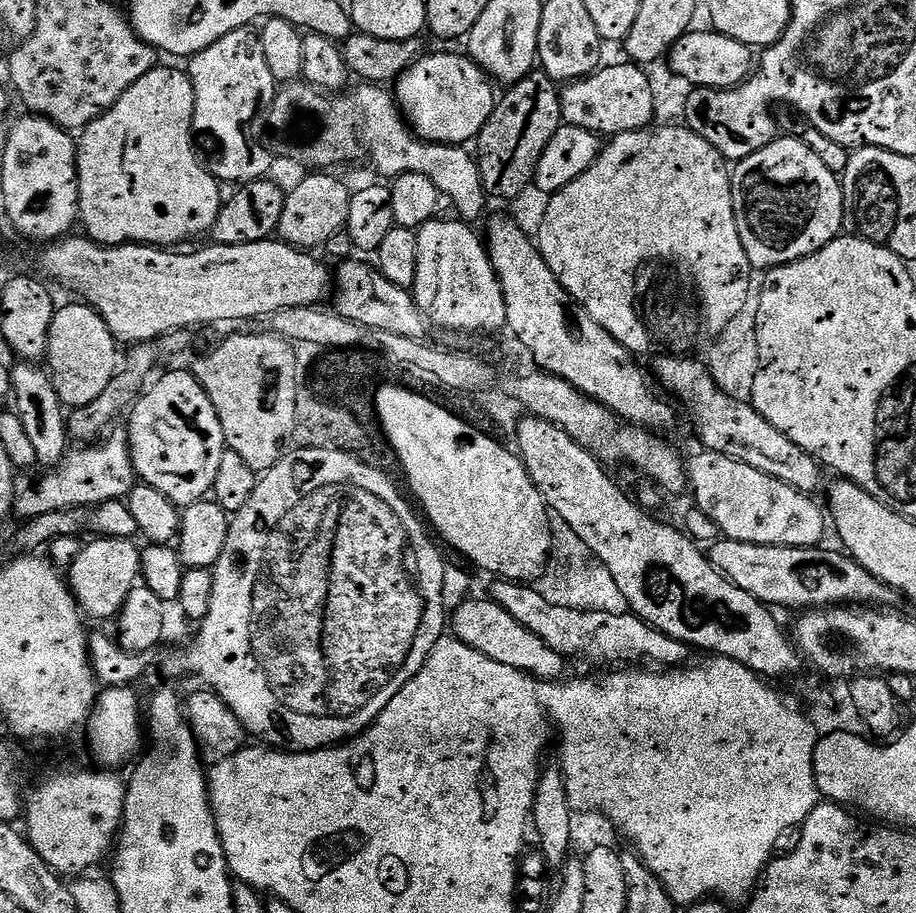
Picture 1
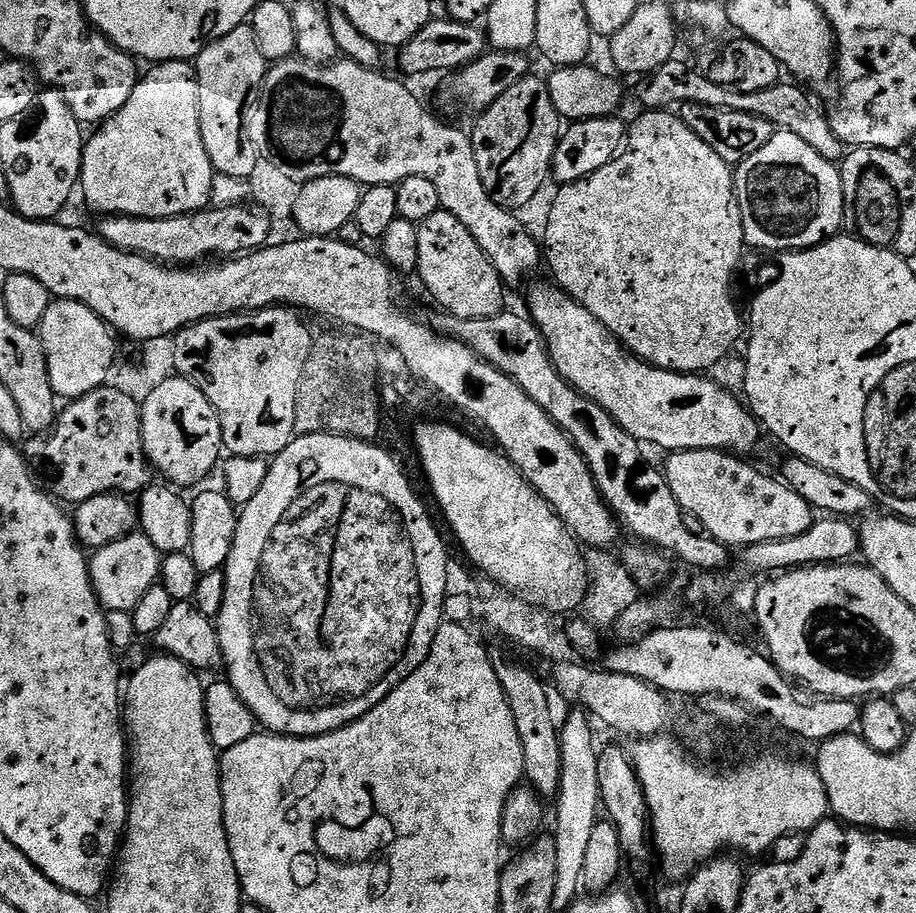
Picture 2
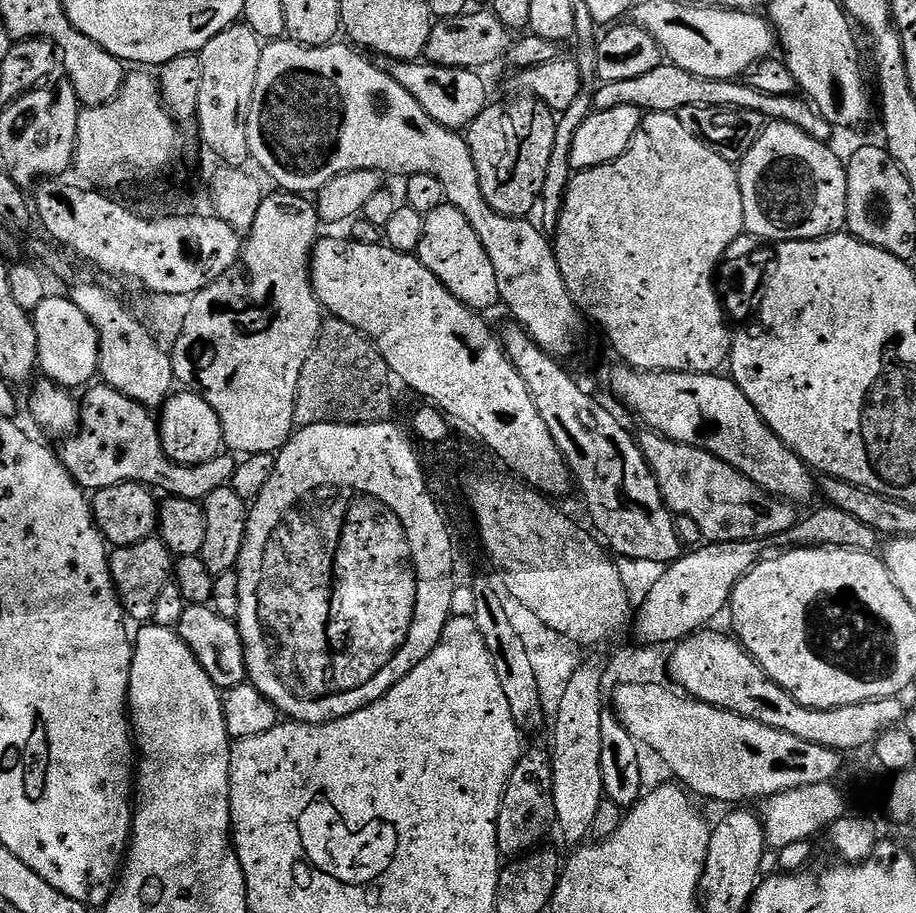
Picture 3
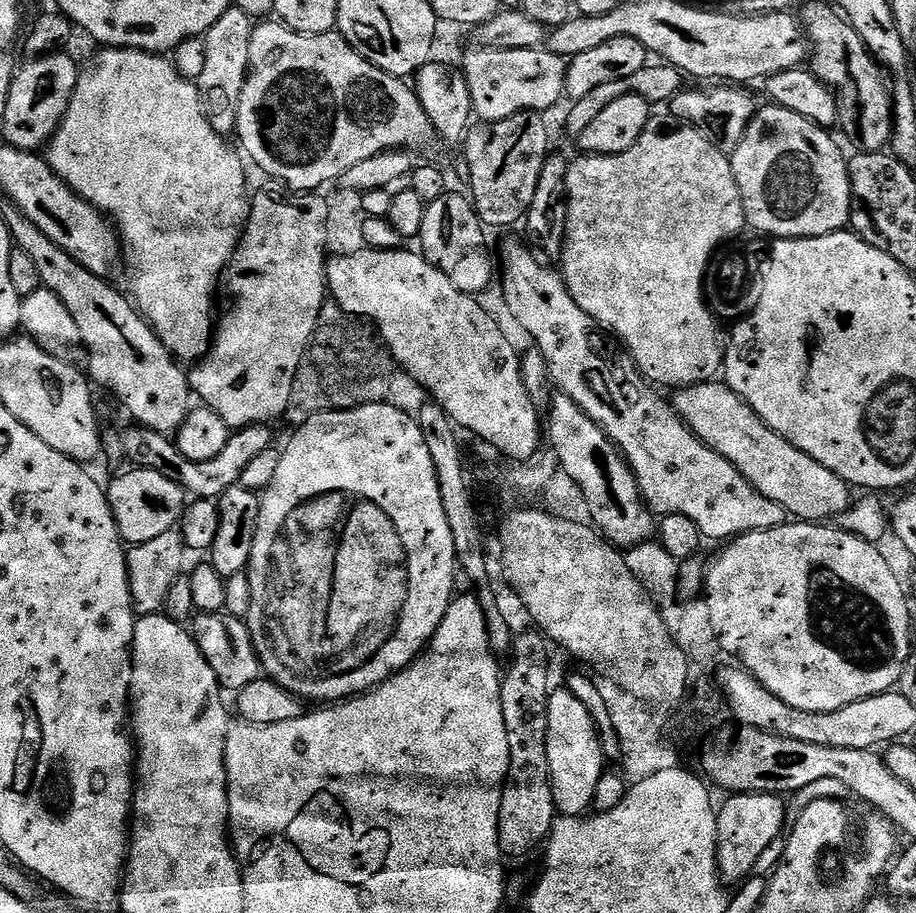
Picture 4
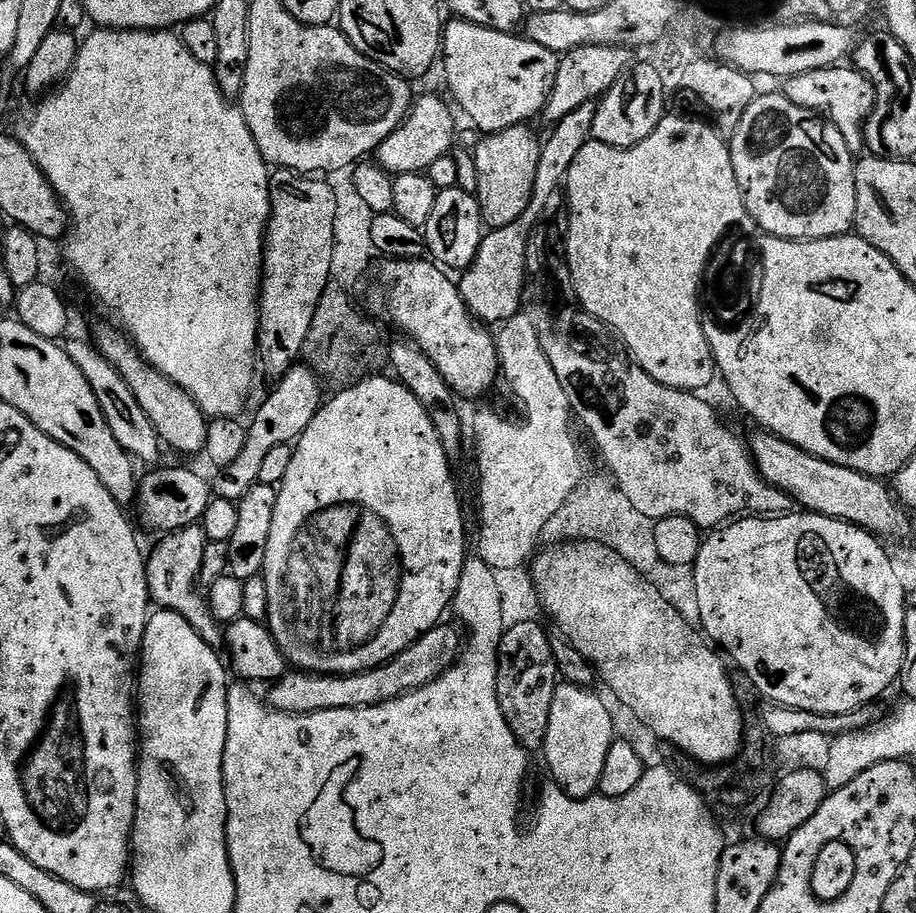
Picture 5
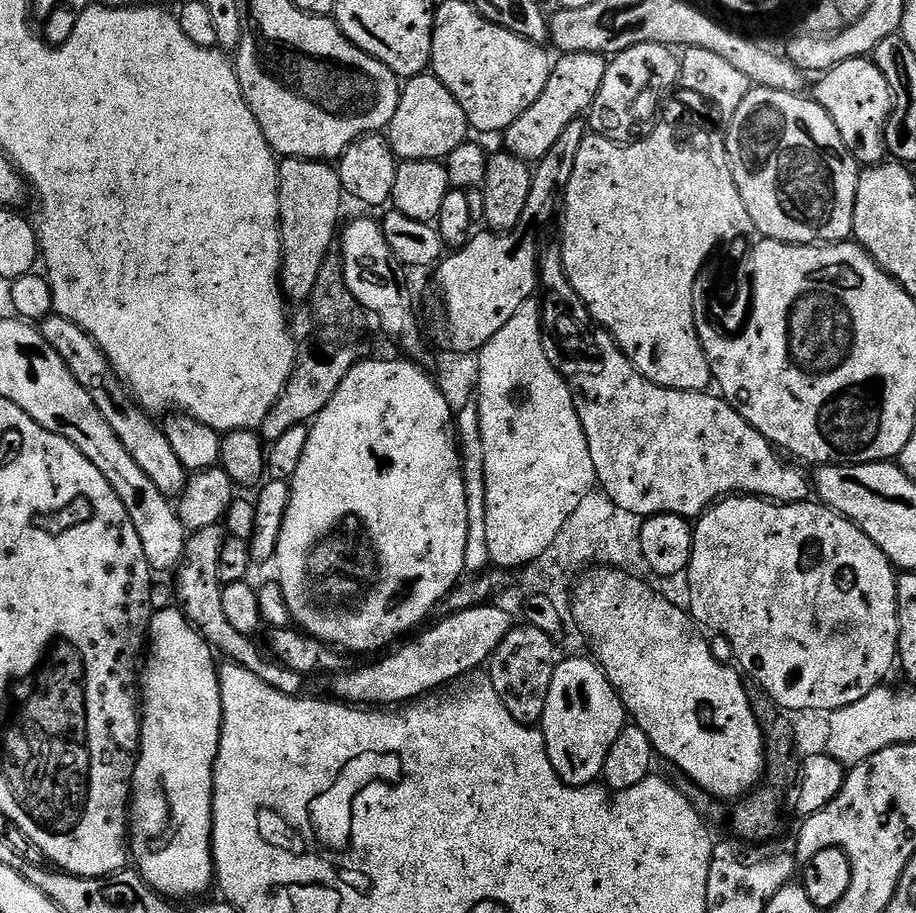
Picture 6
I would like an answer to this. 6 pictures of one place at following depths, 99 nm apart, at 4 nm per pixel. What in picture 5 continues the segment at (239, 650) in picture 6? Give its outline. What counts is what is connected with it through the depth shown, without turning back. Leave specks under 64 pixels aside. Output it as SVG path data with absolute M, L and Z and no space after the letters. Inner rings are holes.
M191 524L177 532L170 532L159 537L156 549L146 556L148 569L148 594L151 603L157 609L166 612L177 612L198 630L198 634L210 645L211 648L220 650L225 647L226 640L222 635L222 625L214 618L212 608L207 599L196 589L200 580L200 571L204 568L204 555L209 555L210 541L206 538L200 524Z

